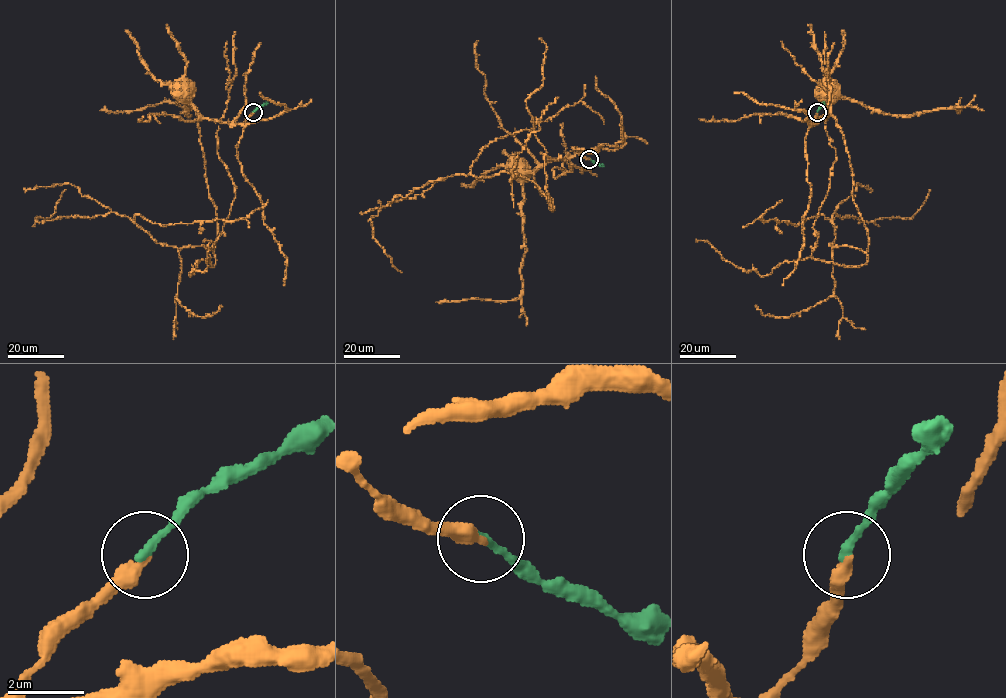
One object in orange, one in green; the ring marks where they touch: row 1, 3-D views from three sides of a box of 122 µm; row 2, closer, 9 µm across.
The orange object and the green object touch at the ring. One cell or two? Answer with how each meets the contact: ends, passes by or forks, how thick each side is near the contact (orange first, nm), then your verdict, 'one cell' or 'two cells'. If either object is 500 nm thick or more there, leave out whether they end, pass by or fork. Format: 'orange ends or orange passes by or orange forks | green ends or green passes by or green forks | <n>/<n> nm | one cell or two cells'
orange ends | green ends | 360/220 nm | one cell

